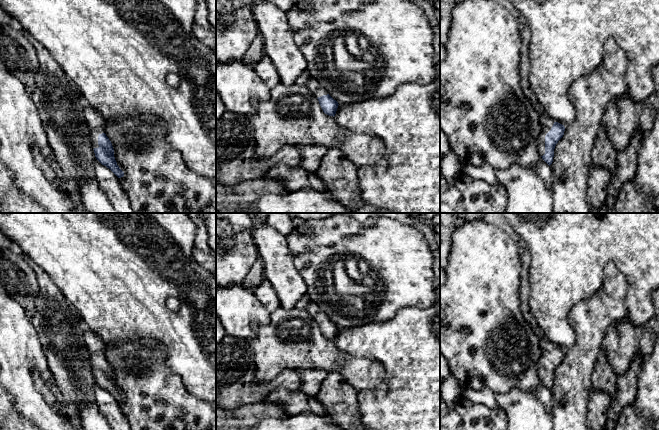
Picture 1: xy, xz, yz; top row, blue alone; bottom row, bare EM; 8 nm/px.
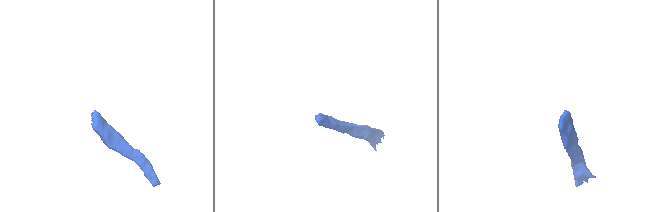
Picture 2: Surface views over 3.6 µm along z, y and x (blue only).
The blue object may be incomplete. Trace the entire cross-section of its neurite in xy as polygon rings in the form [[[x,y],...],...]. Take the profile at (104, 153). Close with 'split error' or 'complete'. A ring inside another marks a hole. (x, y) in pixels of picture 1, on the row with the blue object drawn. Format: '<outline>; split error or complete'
[[[85,107],[84,116],[90,130],[91,141],[96,159],[109,168],[118,178],[124,176],[114,157],[111,141],[105,134],[106,120],[93,107]]]; split error

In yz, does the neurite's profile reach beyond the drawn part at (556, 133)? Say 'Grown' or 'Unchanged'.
Grown

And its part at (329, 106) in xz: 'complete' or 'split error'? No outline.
split error

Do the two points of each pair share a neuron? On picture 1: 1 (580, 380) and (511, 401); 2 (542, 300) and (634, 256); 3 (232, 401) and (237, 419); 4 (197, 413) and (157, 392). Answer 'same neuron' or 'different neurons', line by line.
1: different neurons
2: same neuron
3: different neurons
4: same neuron

